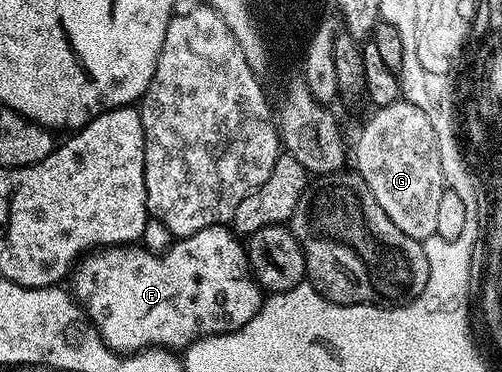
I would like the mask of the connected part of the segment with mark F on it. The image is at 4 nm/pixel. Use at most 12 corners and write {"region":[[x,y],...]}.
{"region":[[228,225],[86,253],[71,293],[110,350],[183,352],[263,291]]}

